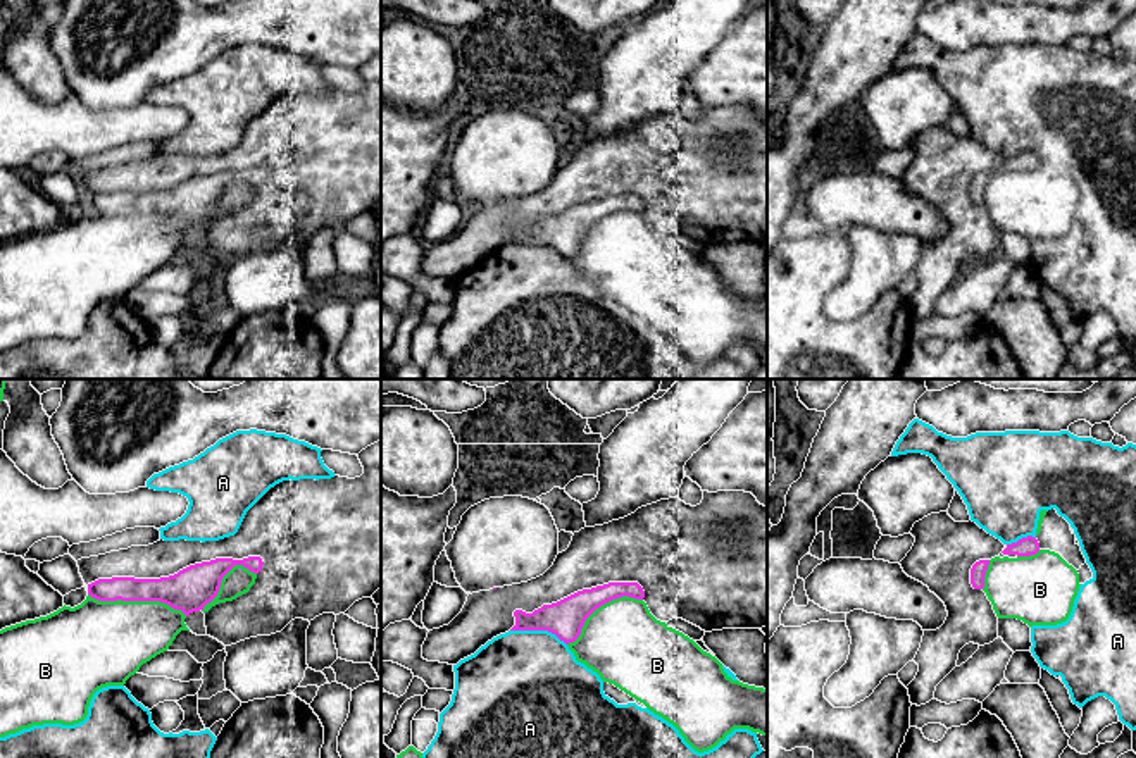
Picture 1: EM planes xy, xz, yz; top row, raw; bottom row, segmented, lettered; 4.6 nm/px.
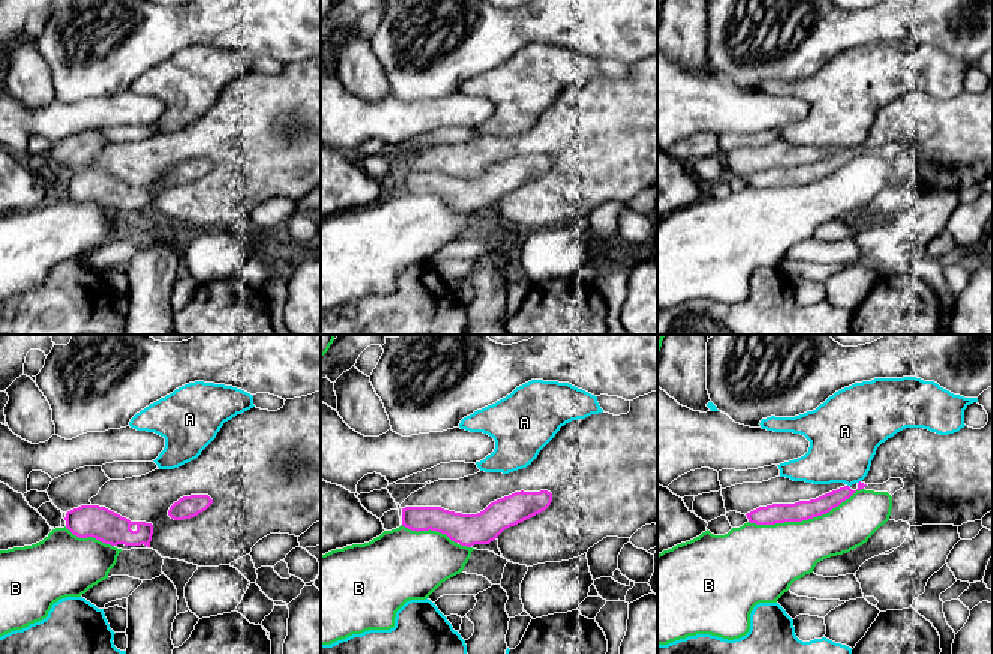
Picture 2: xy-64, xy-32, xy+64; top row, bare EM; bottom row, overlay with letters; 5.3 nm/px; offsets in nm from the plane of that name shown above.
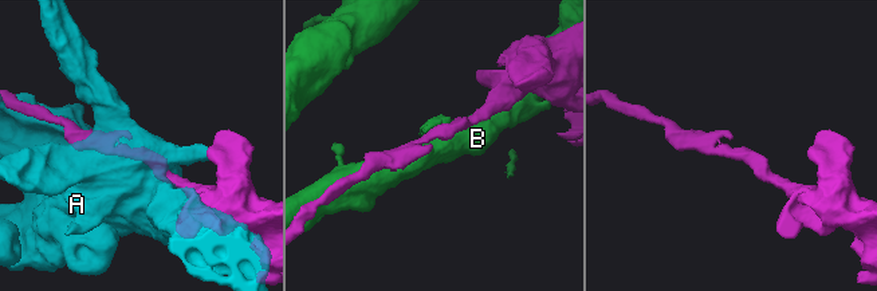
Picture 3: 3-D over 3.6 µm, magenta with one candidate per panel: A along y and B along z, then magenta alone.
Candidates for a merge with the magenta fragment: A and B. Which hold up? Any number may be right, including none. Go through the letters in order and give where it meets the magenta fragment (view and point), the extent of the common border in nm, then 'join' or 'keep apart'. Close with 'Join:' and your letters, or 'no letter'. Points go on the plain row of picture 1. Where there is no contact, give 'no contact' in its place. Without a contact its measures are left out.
A: contact xz (538, 243); length 280 nm; keep apart
B: contact xy (138, 214); length 480 nm; keep apart
Join: no letter

